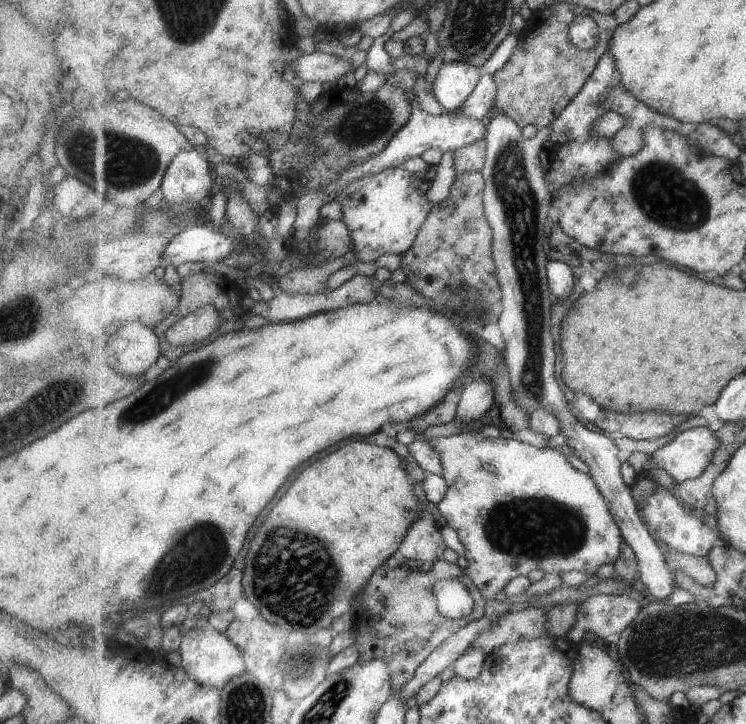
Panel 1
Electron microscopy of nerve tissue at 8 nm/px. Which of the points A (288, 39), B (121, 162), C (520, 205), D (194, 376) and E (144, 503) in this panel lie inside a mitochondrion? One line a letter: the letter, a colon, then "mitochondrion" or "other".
A: other
B: mitochondrion
C: mitochondrion
D: mitochondrion
E: other

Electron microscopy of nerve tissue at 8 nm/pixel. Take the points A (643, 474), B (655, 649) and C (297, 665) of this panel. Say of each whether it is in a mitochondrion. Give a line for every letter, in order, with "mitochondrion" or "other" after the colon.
A: other
B: mitochondrion
C: mitochondrion

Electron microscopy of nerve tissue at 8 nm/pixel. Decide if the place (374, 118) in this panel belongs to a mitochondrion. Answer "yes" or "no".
yes

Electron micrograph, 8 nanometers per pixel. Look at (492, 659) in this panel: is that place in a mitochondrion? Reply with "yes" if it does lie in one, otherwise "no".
no

